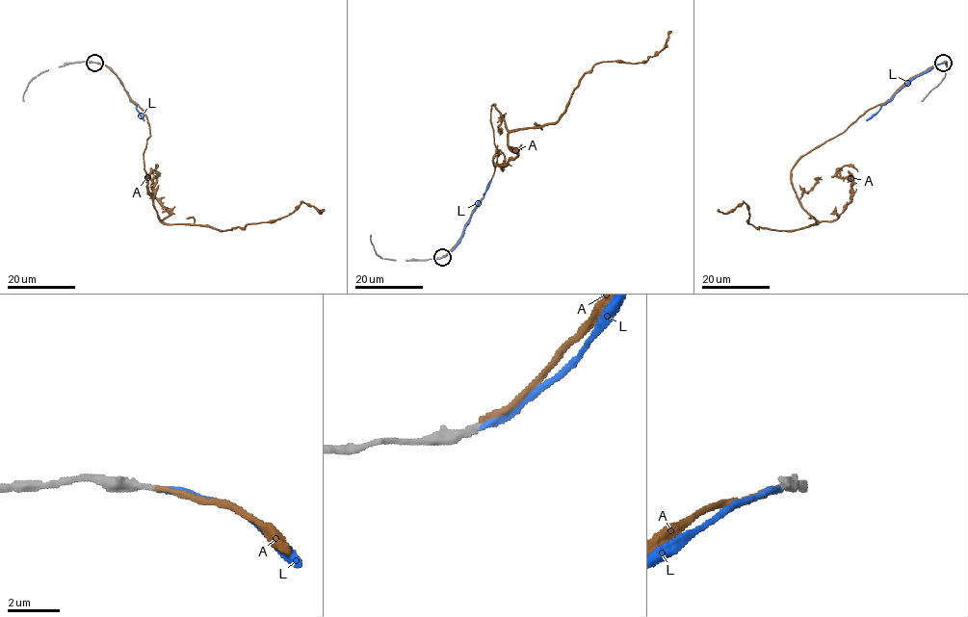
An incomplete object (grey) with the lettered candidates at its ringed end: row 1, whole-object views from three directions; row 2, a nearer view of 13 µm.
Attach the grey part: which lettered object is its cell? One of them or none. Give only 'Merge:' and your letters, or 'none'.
Merge: L

